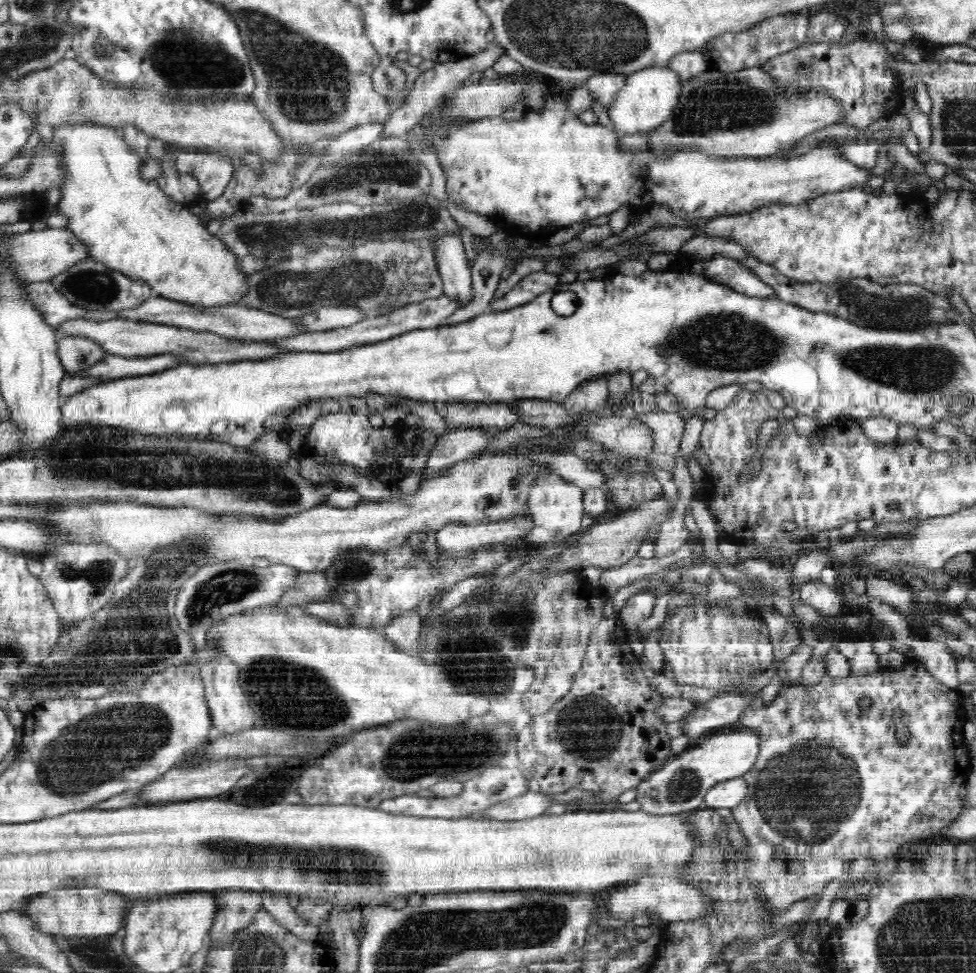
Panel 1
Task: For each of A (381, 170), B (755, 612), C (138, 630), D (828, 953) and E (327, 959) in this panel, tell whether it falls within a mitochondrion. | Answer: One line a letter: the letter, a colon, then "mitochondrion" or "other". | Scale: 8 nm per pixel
A: mitochondrion
B: other
C: mitochondrion
D: other
E: other

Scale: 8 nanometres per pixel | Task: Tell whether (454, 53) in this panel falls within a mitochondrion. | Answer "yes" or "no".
no

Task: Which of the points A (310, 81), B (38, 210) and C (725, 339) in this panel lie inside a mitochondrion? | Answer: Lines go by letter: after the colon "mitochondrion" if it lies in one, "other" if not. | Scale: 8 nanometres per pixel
A: mitochondrion
B: other
C: mitochondrion

